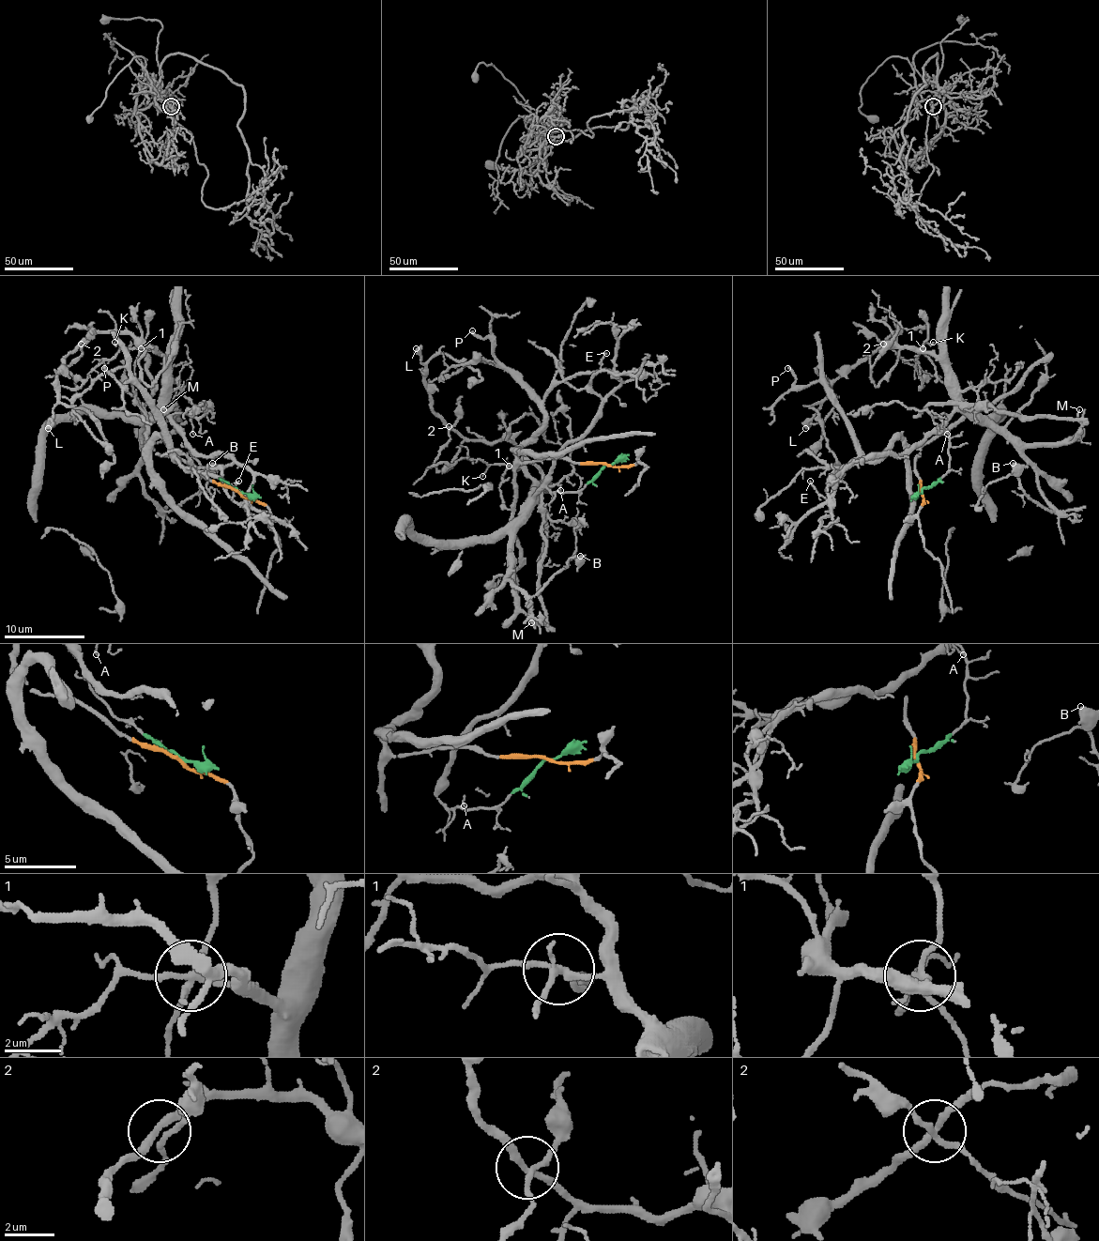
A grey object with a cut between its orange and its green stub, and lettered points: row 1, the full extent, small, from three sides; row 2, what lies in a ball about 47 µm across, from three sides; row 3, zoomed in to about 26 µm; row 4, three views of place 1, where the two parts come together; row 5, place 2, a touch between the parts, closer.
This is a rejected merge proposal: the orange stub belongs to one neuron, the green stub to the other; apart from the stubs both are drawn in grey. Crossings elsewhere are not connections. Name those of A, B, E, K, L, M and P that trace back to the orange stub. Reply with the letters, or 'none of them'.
P

